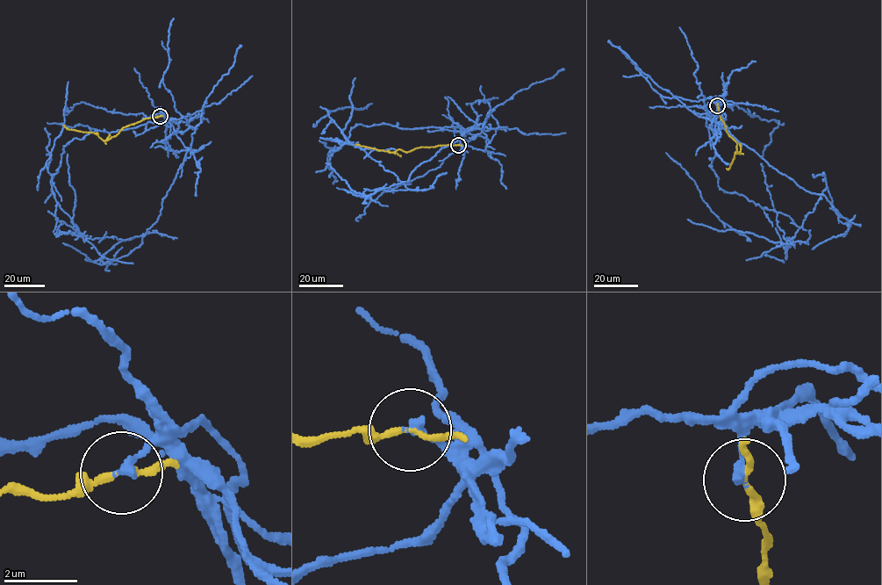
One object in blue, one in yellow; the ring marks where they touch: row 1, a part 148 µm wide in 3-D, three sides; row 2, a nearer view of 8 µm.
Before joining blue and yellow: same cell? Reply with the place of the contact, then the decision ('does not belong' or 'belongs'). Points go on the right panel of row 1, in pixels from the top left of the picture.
at (717, 105); does not belong

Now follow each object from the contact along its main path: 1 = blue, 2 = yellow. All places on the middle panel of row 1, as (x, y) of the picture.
1: (458, 144), (464, 147), (483, 128), (441, 148), (409, 181), (361, 195), (408, 189), (343, 135), (355, 77)
2: (458, 144), (421, 147), (407, 152), (399, 149), (392, 152), (355, 145)

